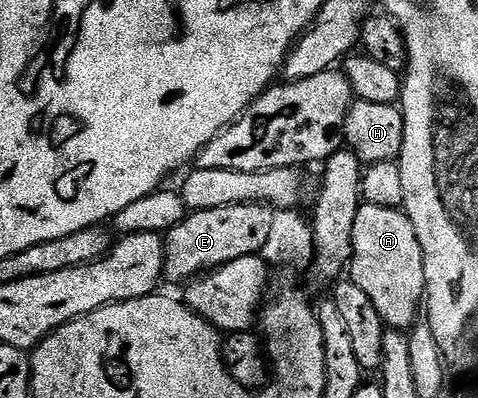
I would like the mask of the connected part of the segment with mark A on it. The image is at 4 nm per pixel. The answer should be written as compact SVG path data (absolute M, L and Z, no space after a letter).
M362 202L355 217L353 257L348 264L347 275L352 283L363 289L363 293L367 293L367 297L371 297L371 305L379 309L379 317L386 328L409 329L418 322L417 310L422 310L425 297L425 262L419 237L415 237L415 229L404 210Z

